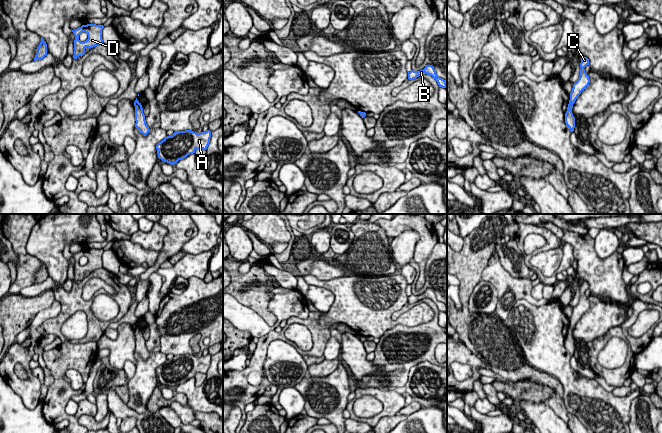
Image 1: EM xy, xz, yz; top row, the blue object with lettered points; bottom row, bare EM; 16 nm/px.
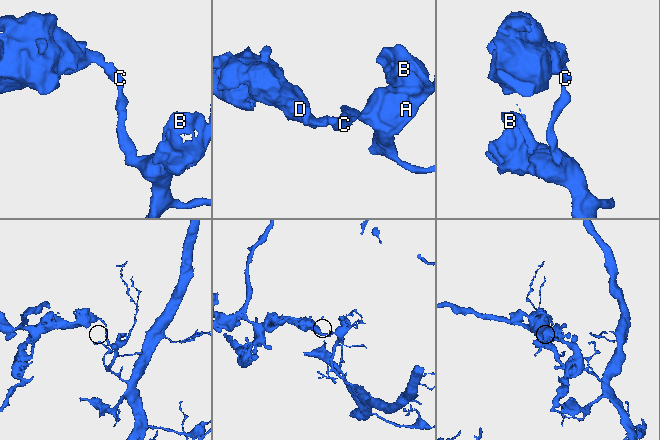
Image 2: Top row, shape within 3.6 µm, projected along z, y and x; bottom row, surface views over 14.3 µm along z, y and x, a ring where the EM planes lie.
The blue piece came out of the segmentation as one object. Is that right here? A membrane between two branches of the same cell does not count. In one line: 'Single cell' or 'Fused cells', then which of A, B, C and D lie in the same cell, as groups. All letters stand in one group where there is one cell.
Fused cells. Groups: A B / C D

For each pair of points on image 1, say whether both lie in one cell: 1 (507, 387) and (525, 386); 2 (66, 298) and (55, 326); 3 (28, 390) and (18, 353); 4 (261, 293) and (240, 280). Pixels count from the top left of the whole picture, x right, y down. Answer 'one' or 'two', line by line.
1: one
2: one
3: one
4: one

